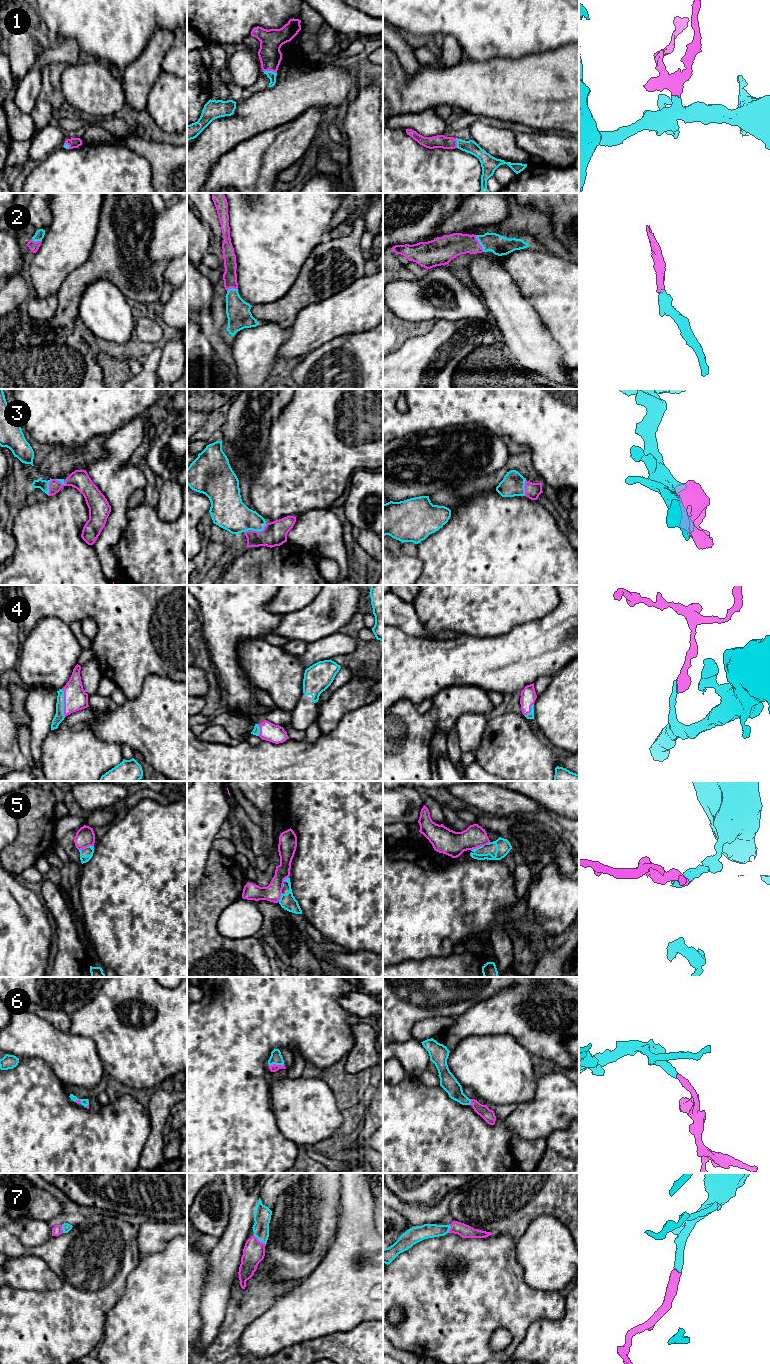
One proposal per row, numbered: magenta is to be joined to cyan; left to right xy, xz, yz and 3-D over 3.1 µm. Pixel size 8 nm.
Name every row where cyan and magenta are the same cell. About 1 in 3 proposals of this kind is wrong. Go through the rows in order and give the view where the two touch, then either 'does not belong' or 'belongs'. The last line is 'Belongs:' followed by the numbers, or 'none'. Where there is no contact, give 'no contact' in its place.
1: xz | belongs
2: yz | belongs
3: xz | belongs
4: xy | belongs
5: xy | does not belong
6: xz | belongs
7: xz | belongs
Belongs: 1, 2, 3, 4, 6, 7

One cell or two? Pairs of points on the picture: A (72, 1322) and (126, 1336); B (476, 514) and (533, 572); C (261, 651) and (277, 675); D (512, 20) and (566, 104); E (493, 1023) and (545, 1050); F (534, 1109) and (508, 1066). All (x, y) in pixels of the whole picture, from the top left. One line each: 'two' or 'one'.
A: two
B: one
C: one
D: two
E: one
F: two

